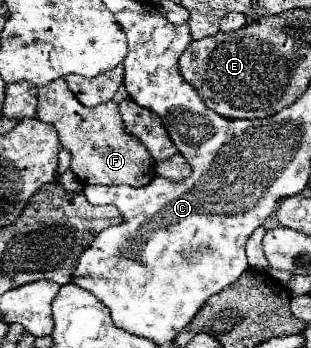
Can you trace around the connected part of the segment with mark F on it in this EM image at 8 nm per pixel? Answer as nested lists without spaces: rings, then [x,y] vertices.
[[[57,78],[39,88],[37,118],[57,128],[63,148],[71,152],[71,170],[83,184],[127,184],[145,186],[155,178],[155,162],[147,148],[125,132],[119,108],[115,102],[103,102],[95,108],[83,106],[71,94],[65,80]]]

